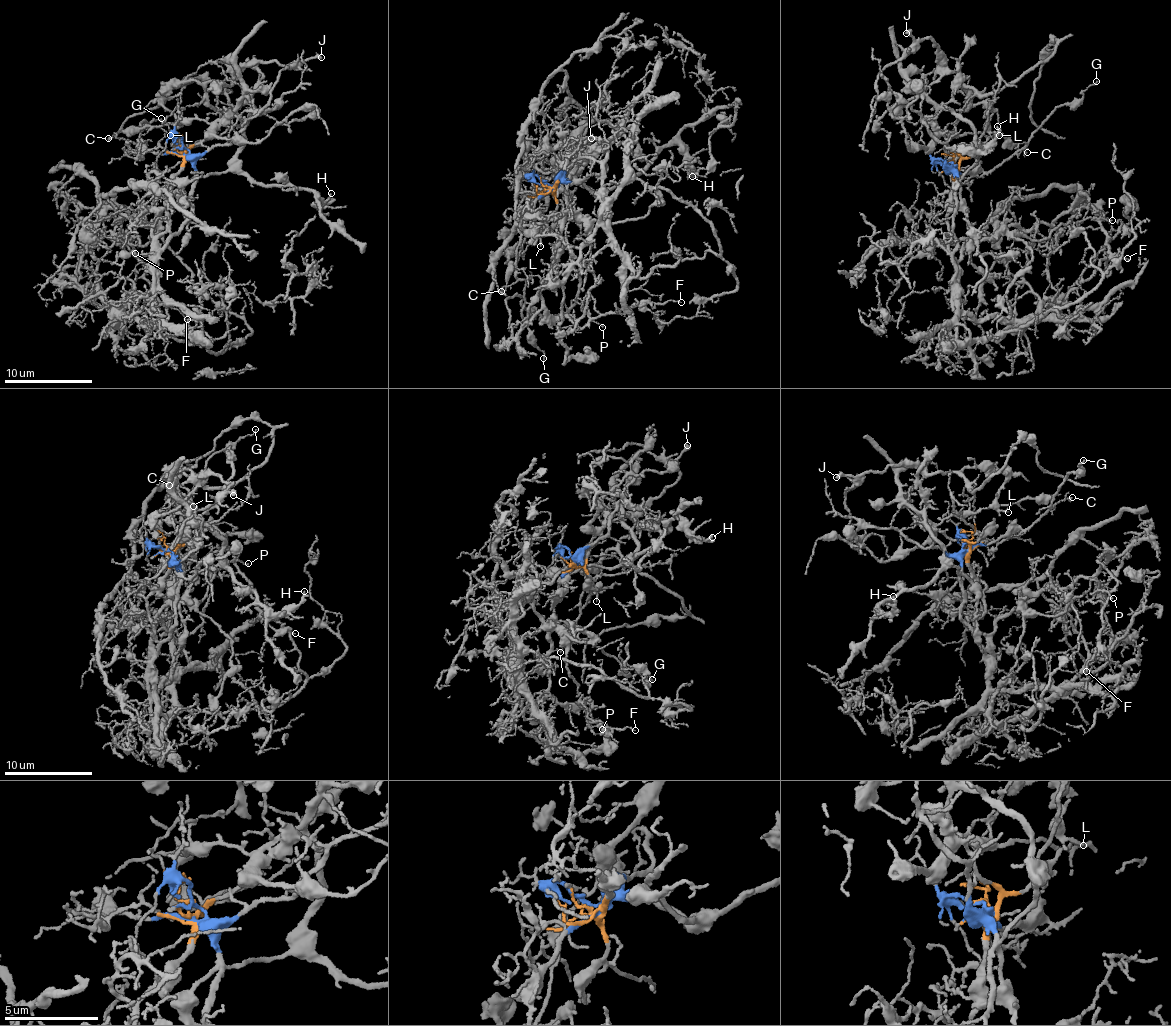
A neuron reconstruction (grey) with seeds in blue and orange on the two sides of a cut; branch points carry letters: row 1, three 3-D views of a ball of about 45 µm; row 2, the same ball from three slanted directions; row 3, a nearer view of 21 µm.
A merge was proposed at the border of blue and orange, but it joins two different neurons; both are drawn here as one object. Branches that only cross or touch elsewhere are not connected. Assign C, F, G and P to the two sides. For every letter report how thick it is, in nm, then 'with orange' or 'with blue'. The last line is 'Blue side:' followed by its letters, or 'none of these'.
C: 130 nm | with blue
F: 110 nm | with orange
G: 110 nm | with blue
P: 80 nm | with orange
Blue side: C, G

